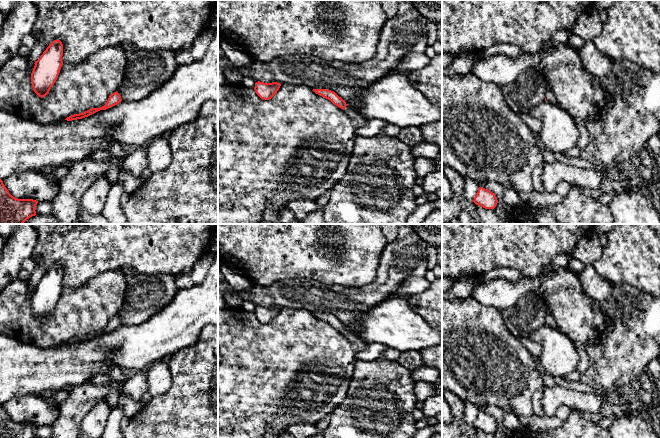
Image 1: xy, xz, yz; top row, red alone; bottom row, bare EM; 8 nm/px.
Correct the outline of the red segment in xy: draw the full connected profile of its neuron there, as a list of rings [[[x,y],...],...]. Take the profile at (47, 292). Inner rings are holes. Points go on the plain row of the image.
[[[54,264],[35,286],[31,297],[31,308],[39,321],[45,321],[56,306],[63,289],[63,268]]]

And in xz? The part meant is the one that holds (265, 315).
[[[256,306],[254,314],[256,318],[263,324],[271,323],[279,314],[281,308],[277,306],[272,307],[264,307],[264,306]]]

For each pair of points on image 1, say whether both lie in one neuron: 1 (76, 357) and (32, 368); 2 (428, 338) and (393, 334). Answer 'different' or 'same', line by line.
1: same
2: same

